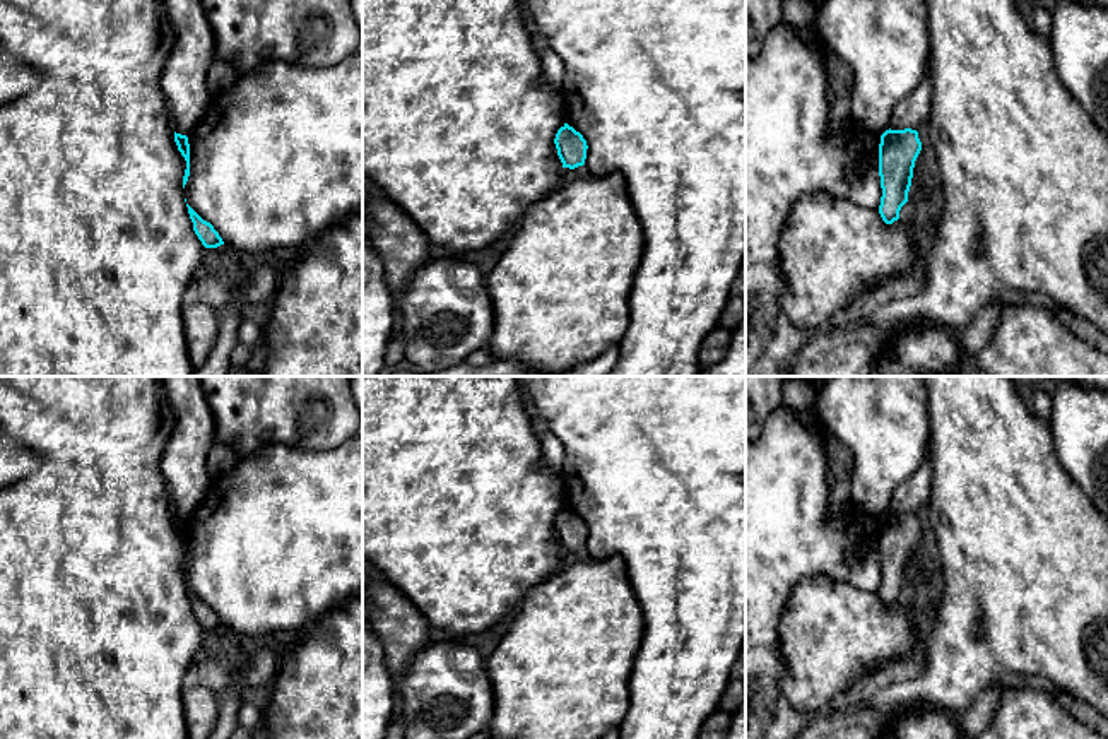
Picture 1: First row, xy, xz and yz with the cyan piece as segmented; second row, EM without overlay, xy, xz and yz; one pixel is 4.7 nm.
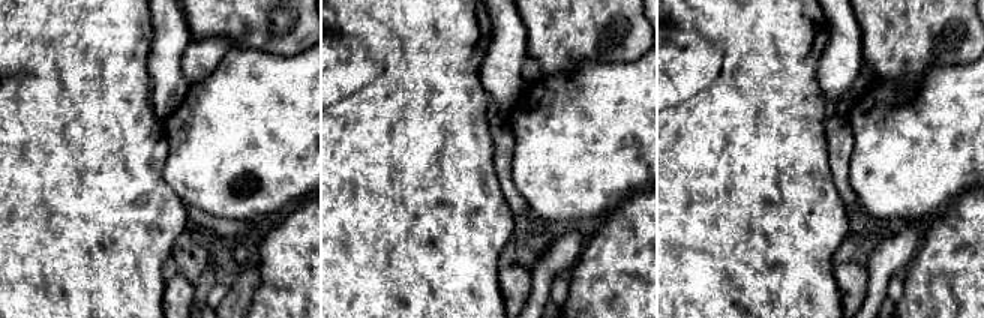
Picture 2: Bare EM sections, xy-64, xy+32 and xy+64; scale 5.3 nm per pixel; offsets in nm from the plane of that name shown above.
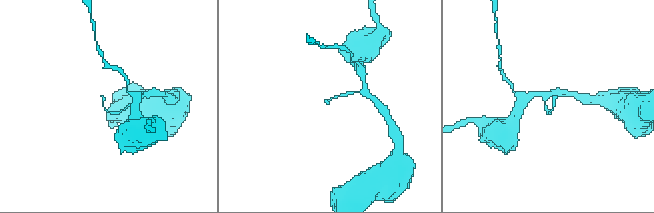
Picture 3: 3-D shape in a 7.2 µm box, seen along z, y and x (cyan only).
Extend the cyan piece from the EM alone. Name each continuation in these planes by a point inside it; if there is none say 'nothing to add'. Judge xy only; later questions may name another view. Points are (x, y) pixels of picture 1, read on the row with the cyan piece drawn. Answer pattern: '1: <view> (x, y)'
nothing to add

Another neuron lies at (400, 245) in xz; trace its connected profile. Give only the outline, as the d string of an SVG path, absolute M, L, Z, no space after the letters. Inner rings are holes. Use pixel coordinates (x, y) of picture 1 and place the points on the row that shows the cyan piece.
M374 192L364 210L369 217L369 245L383 263L385 279L397 299L407 281L431 262L429 238L388 197Z

